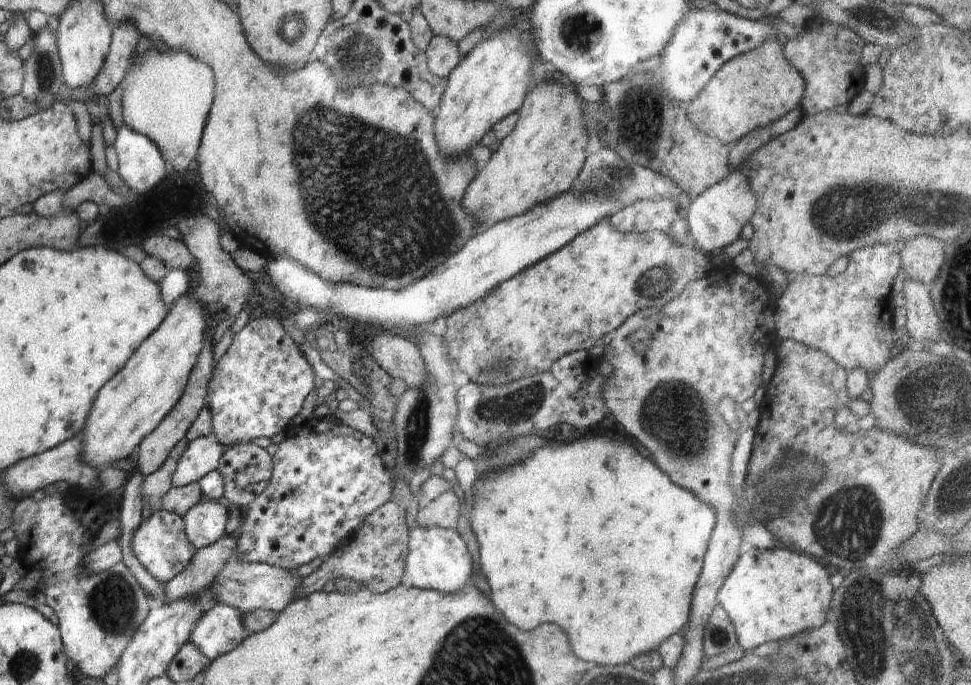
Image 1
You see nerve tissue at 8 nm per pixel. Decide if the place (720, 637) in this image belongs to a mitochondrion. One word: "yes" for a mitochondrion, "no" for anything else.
yes

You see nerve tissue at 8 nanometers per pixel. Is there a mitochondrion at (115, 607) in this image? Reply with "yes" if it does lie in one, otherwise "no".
yes

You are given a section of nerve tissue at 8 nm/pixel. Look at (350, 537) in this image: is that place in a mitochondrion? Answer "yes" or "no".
no

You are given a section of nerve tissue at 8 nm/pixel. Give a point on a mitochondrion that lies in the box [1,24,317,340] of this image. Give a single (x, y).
(45, 64)

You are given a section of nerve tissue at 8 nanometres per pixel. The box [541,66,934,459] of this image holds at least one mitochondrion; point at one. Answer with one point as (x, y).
(647, 112)

